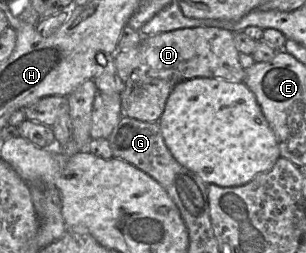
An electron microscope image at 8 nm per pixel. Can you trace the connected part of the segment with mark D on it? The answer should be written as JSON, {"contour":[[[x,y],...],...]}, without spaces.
{"contour":[[[193,27],[143,36],[139,47],[139,64],[124,82],[125,88],[120,93],[124,116],[145,122],[158,122],[166,101],[174,87],[193,78],[223,78],[228,81],[244,82],[246,70],[239,61],[239,50],[235,44],[234,33],[218,27]]]}

